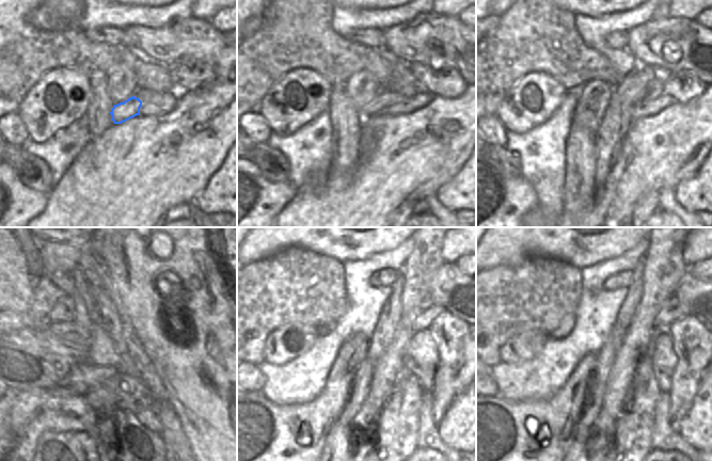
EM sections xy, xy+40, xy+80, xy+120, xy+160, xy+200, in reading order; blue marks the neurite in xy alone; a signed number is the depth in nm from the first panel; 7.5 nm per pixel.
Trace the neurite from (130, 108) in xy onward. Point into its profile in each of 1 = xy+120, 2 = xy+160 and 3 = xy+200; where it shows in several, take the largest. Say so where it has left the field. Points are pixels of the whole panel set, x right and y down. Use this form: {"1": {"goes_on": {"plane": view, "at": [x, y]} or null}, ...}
{"1": {"goes_on": {"plane": "xy+120", "at": [179, 323]}}, "2": {"goes_on": {"plane": "xy+160", "at": [423, 321]}}, "3": {"goes_on": {"plane": "xy+200", "at": [673, 311]}}}

